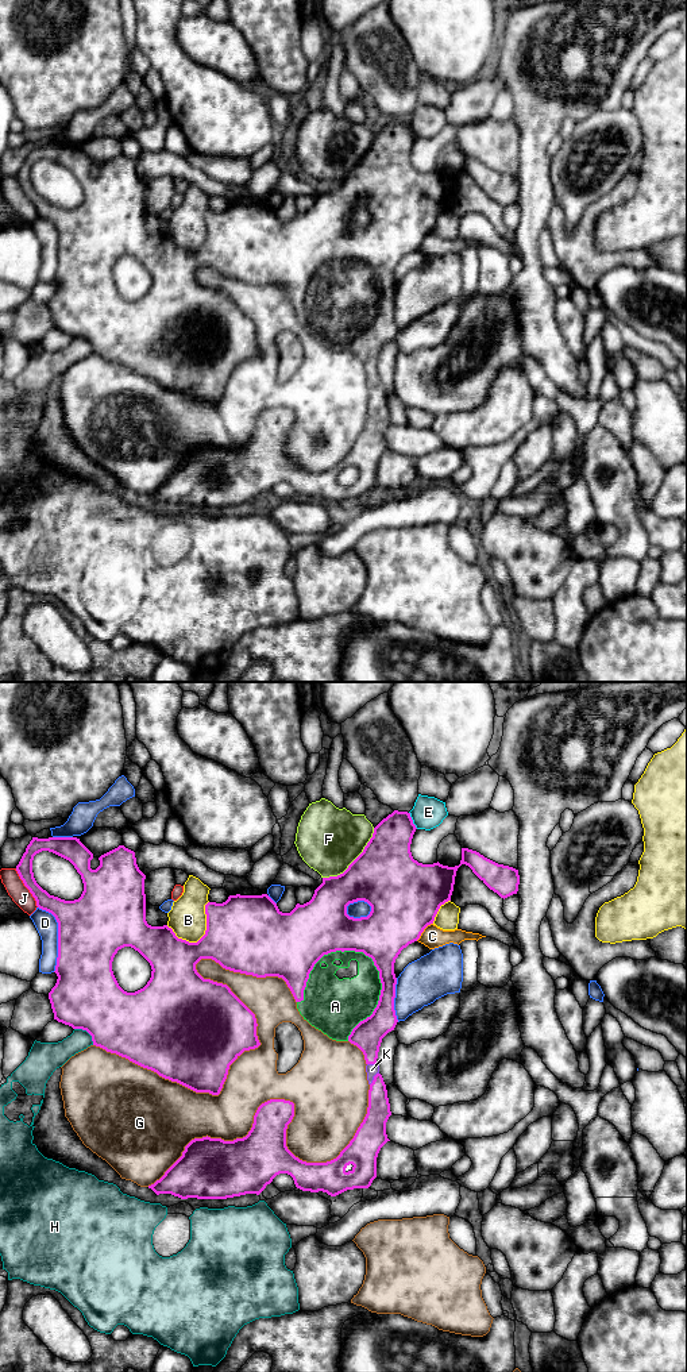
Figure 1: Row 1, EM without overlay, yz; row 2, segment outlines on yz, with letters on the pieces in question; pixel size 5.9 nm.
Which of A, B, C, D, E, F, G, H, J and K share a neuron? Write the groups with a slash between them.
A K / B / C / D / E / F / G / H / J

